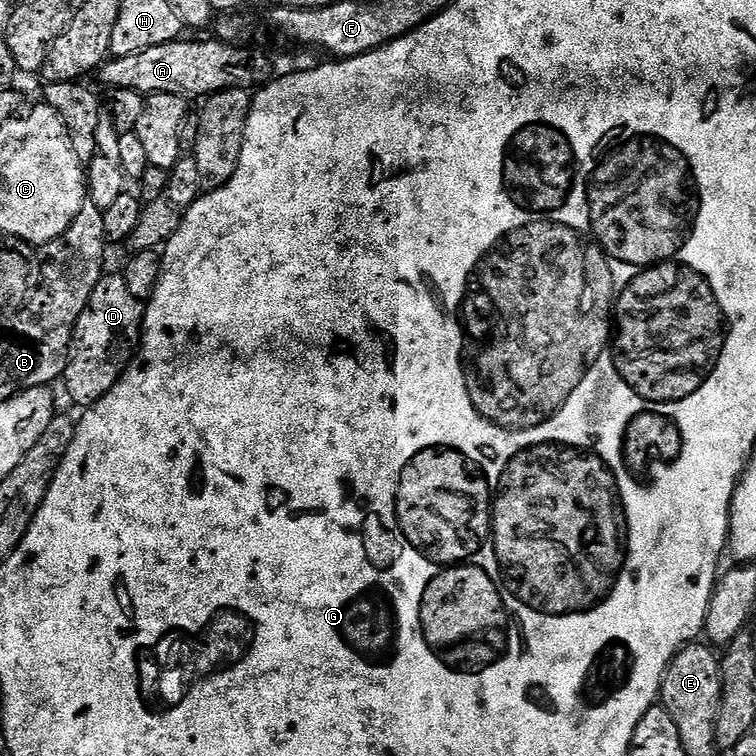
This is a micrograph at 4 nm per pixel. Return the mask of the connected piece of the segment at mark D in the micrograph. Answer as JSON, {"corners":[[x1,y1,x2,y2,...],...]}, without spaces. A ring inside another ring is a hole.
{"corners":[[101,275,100,281,94,286,94,290,86,302,86,310,82,310,76,323,72,344,68,348,69,360,64,367,65,373,71,374,75,370,76,359,79,358,80,352,93,352,96,356,109,352,116,359,116,365,106,369,104,376,108,379,109,385,117,384,120,375,126,371,137,355,140,338,144,331,145,307,145,301,134,298,134,294,130,294,123,275]]}

